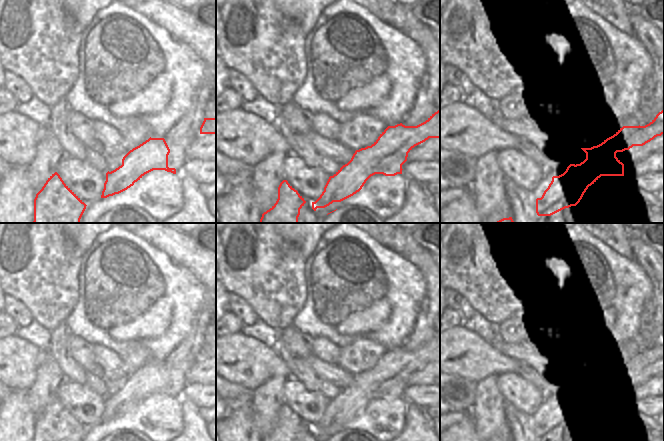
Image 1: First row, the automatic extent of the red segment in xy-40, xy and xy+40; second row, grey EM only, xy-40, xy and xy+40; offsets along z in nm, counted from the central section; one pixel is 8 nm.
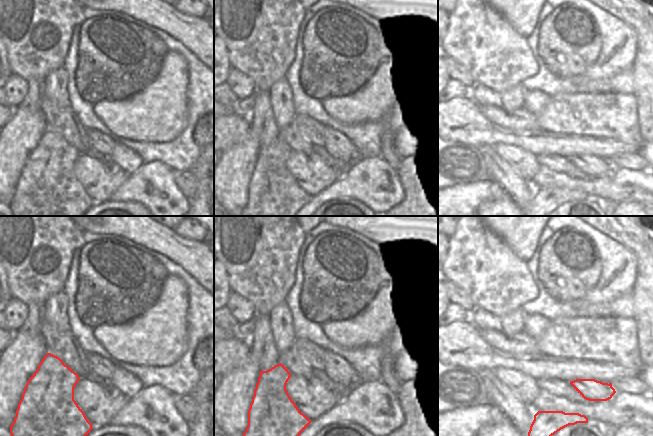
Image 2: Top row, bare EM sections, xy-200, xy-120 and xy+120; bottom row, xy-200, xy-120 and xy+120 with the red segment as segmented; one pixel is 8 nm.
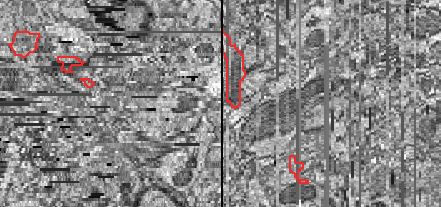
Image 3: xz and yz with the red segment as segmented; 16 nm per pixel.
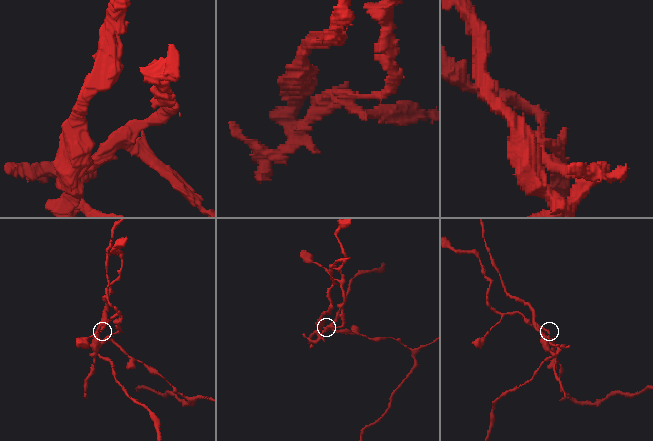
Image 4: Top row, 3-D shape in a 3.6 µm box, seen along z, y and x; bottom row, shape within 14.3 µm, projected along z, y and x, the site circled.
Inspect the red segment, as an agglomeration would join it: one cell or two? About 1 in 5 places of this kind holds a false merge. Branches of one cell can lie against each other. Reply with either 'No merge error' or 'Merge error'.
Merge error.

